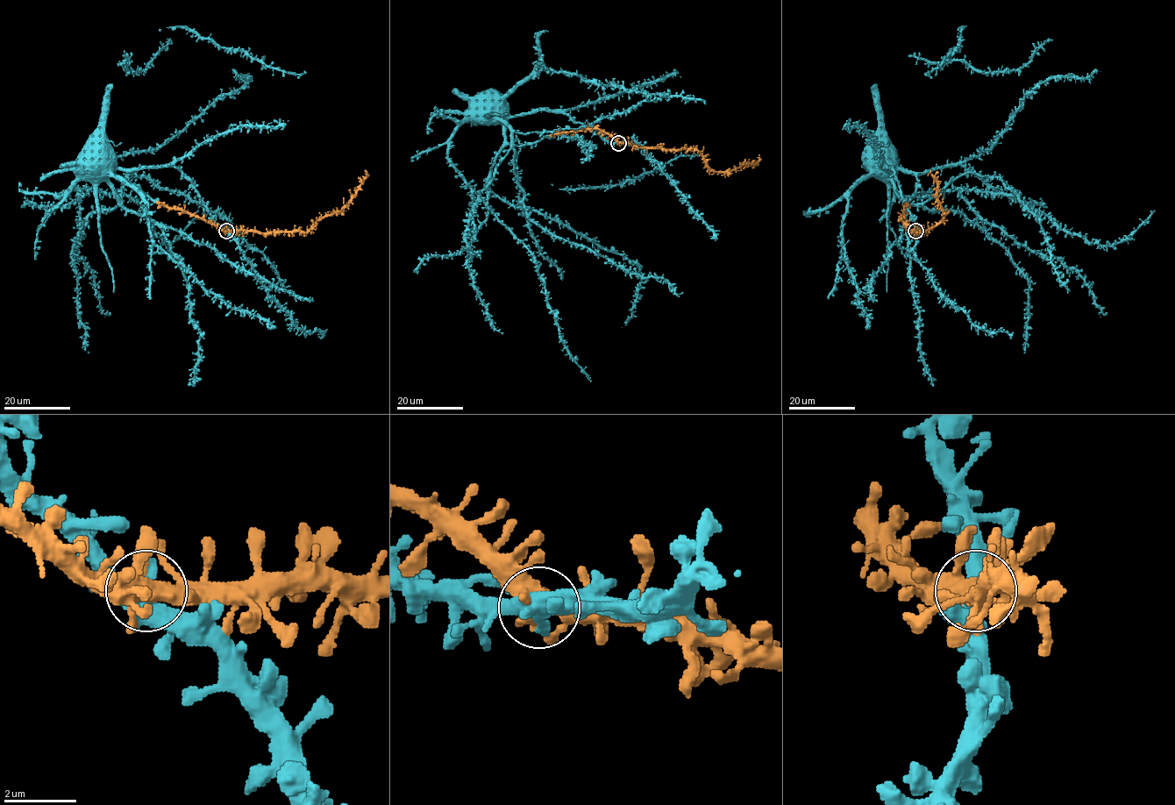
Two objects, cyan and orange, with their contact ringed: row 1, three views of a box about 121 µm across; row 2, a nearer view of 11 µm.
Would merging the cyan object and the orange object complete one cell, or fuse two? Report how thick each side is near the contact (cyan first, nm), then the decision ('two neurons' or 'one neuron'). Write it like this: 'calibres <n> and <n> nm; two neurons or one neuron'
calibres 500 and 440 nm; one neuron

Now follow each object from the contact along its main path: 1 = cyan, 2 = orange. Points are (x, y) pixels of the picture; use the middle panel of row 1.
1: (618, 143), (611, 143), (560, 111), (537, 110), (510, 116), (492, 110)
2: (618, 143), (656, 149), (696, 150), (715, 171), (732, 171), (753, 165), (760, 158), (759, 154)

